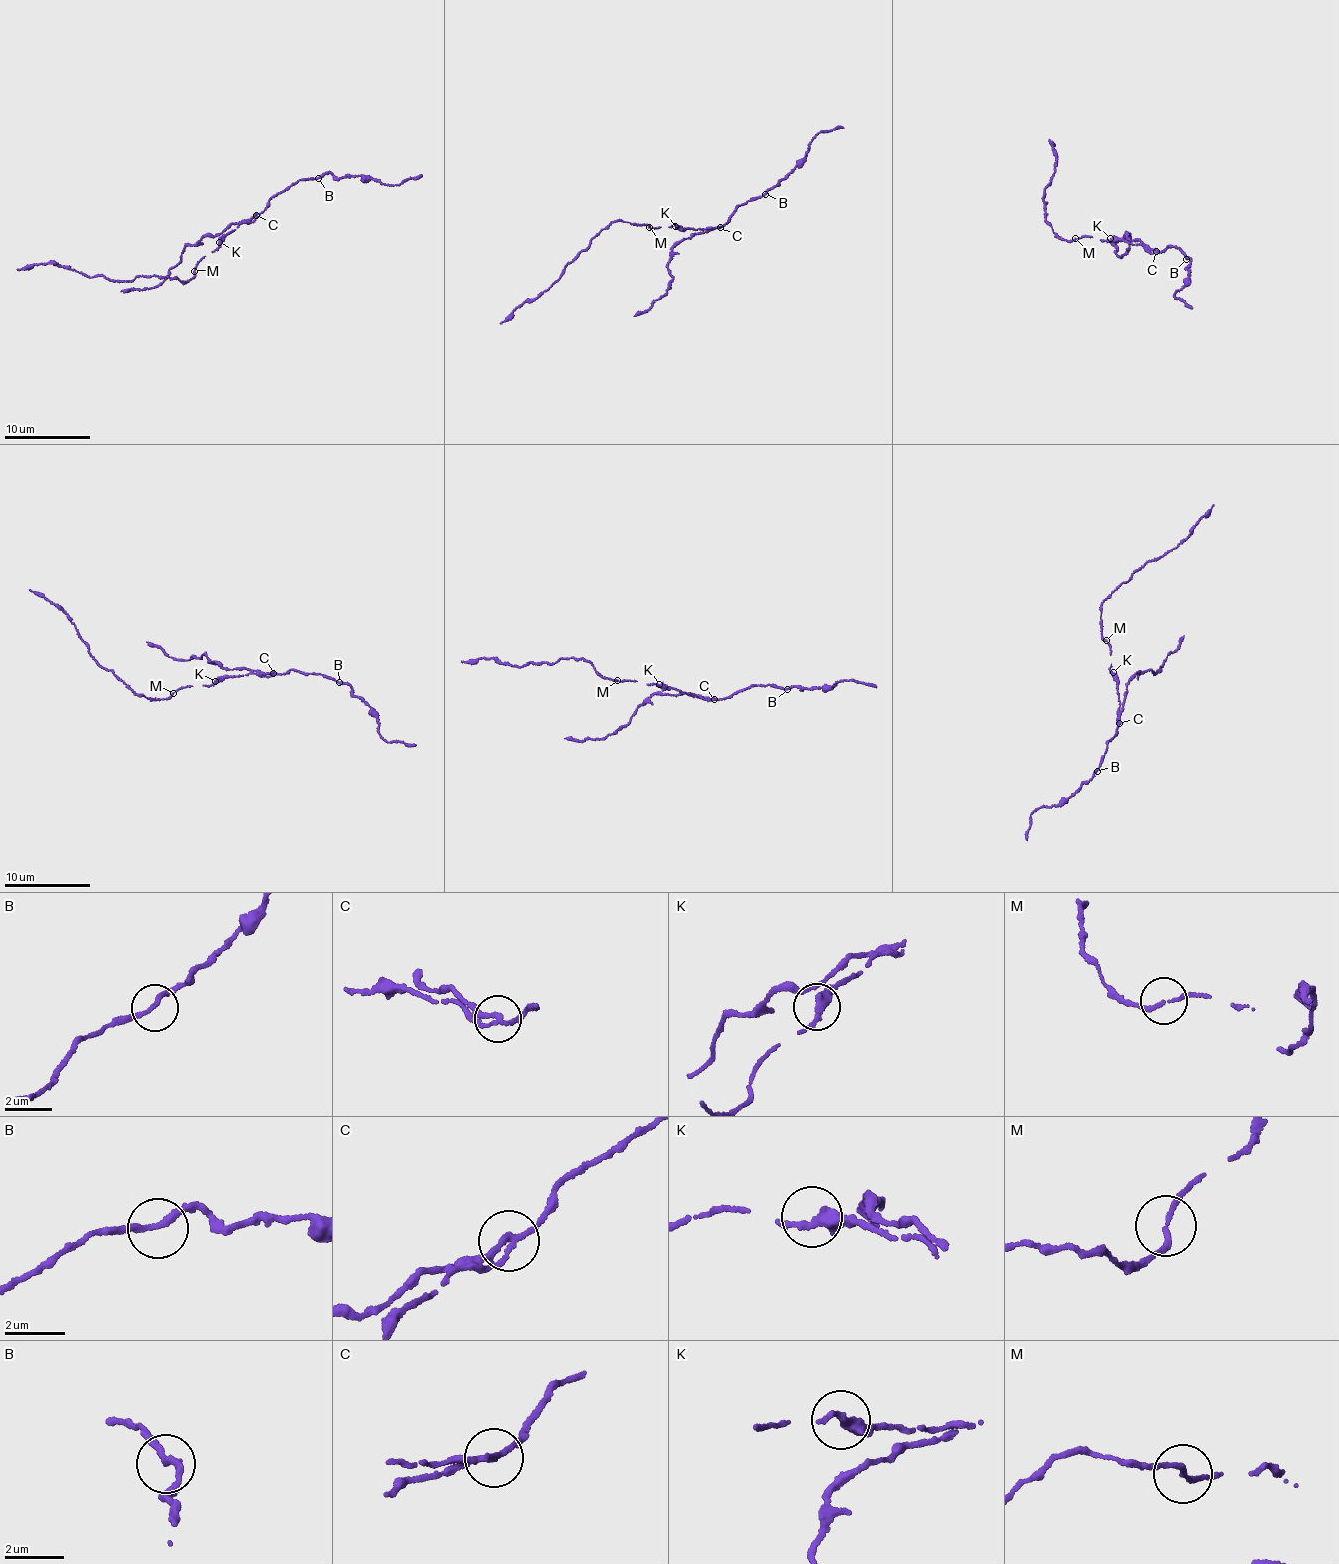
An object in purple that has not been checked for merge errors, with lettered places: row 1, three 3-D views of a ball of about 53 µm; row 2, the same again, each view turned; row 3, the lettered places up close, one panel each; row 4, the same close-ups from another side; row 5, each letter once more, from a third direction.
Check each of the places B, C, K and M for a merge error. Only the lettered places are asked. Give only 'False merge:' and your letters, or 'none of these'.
False merge: C

